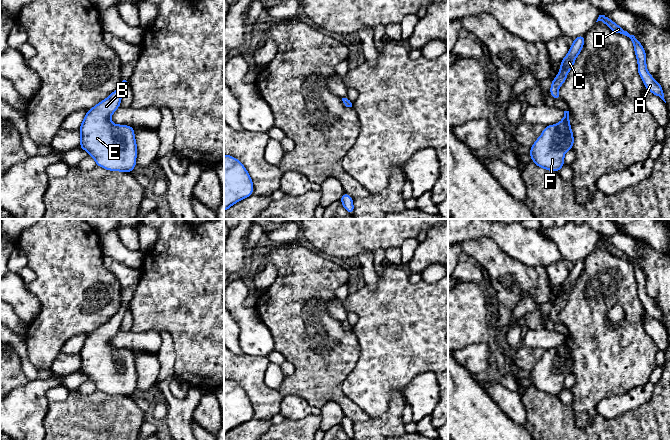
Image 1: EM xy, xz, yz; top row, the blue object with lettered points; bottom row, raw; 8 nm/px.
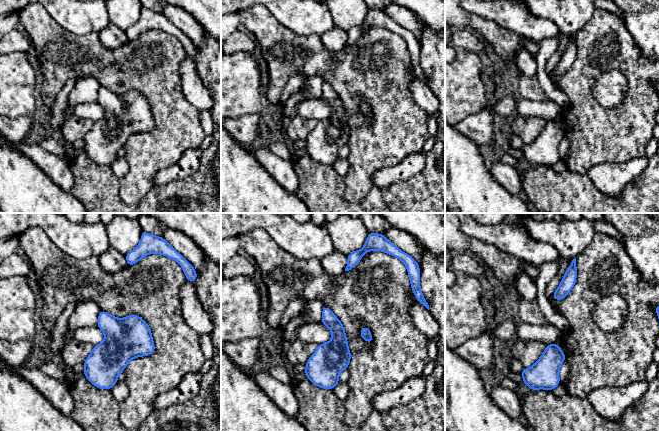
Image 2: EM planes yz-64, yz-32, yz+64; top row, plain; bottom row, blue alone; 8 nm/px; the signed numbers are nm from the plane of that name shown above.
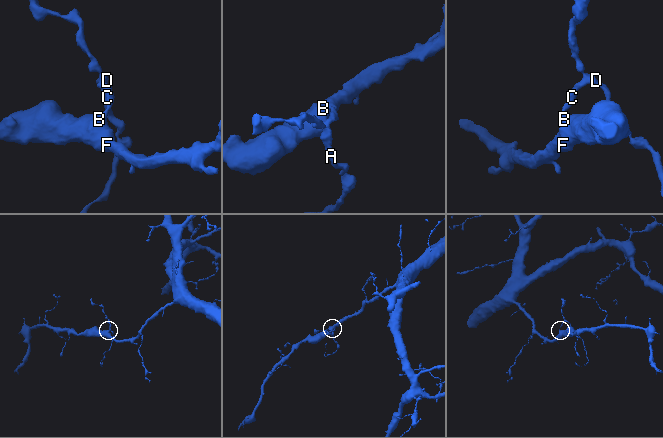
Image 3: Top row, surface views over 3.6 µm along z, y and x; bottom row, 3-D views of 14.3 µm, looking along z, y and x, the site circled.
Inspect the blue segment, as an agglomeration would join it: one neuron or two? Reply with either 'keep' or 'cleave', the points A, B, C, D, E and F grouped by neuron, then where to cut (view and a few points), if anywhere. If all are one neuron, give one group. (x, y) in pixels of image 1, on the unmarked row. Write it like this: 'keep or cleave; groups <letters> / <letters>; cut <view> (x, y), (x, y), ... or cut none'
keep; groups A B C D E F; cut none

